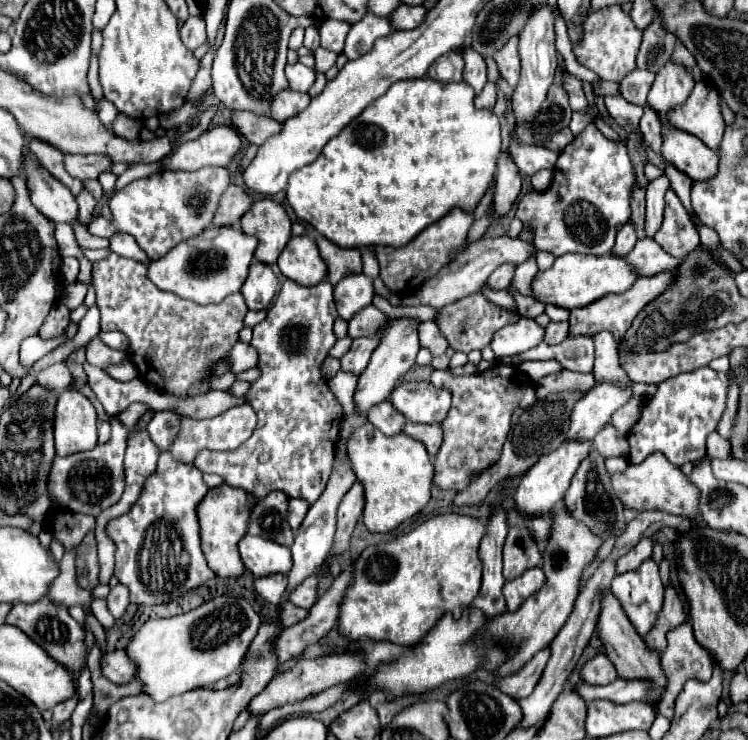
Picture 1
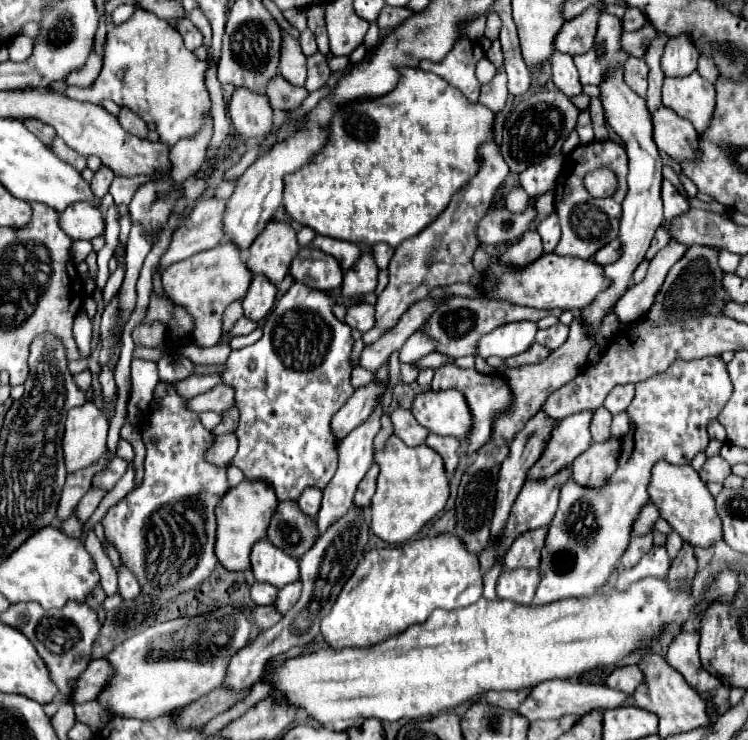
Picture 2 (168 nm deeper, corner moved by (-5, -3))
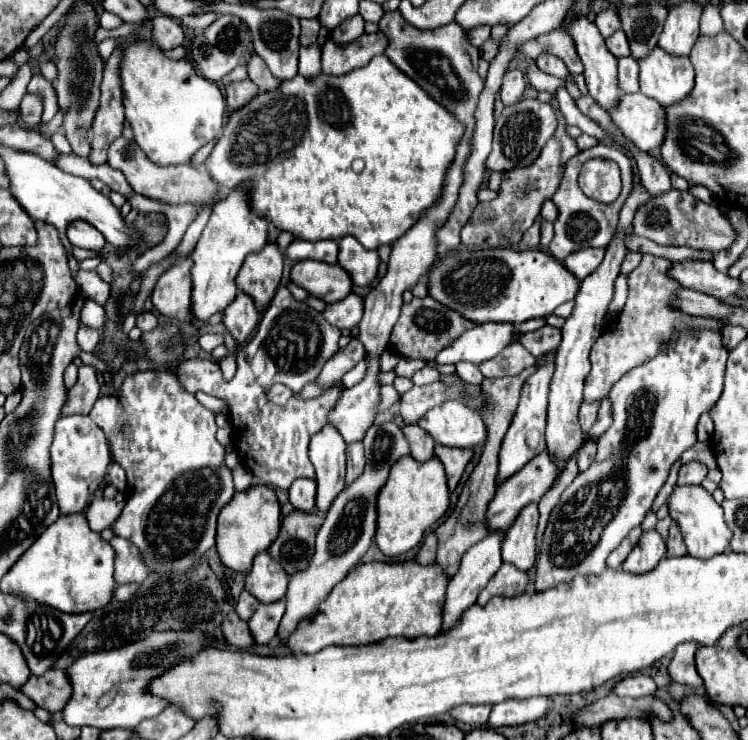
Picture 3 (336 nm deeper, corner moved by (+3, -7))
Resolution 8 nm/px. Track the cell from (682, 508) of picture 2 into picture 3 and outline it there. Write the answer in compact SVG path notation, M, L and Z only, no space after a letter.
M676 485L672 495L668 497L668 509L670 509L672 521L680 527L680 533L682 533L686 547L688 547L688 553L692 557L708 559L708 557L714 557L716 553L726 551L730 537L732 537L732 531L724 523L722 507L712 499L712 495L704 487L700 487L700 485L696 485L696 487Z

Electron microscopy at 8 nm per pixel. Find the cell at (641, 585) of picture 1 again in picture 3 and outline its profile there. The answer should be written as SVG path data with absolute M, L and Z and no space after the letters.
M656 531L642 533L640 543L632 549L628 559L622 563L622 571L628 573L648 573L660 563L660 559L666 555L666 543Z

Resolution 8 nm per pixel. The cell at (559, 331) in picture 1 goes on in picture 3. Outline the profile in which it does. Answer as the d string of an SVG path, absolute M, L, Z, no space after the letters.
M544 325L542 329L532 331L532 333L524 333L524 335L520 337L520 343L522 343L536 359L540 359L540 357L544 357L544 355L556 351L558 345L560 345L560 341L562 341L560 329L550 327L550 325Z

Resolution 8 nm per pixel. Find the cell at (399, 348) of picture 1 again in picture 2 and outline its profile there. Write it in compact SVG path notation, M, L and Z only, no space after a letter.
M368 383L366 387L356 389L352 399L348 399L348 403L332 417L332 435L336 439L336 445L340 445L340 441L354 427L358 427L368 419L372 407L376 407L378 399L382 397L382 389L384 385L376 385L376 383Z

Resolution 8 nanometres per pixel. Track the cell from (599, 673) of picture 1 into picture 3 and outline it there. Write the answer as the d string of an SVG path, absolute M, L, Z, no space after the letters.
M630 675L614 685L614 693L620 697L644 697L656 691L656 683L648 675Z

